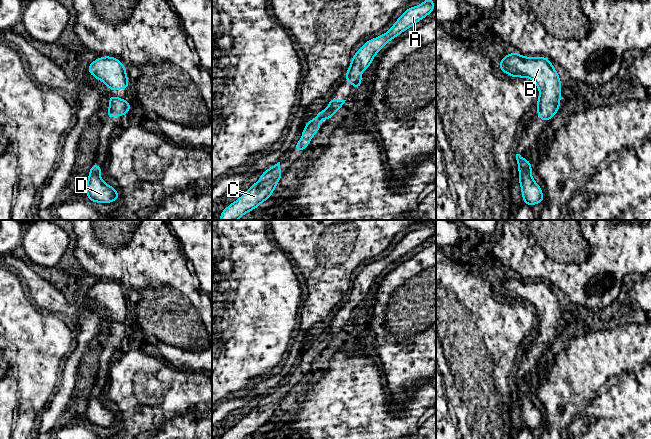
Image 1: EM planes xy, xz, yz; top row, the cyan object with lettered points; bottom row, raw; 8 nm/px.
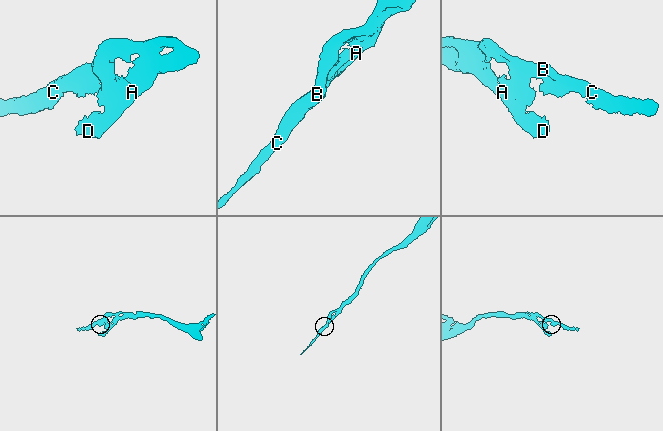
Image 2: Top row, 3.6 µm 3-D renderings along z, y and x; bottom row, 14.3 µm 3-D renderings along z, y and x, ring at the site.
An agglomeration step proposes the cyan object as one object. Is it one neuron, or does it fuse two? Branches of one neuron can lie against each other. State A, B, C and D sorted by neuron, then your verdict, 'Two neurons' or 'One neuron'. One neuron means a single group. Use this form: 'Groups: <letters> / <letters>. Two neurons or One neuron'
Groups: A B C D. One neuron

